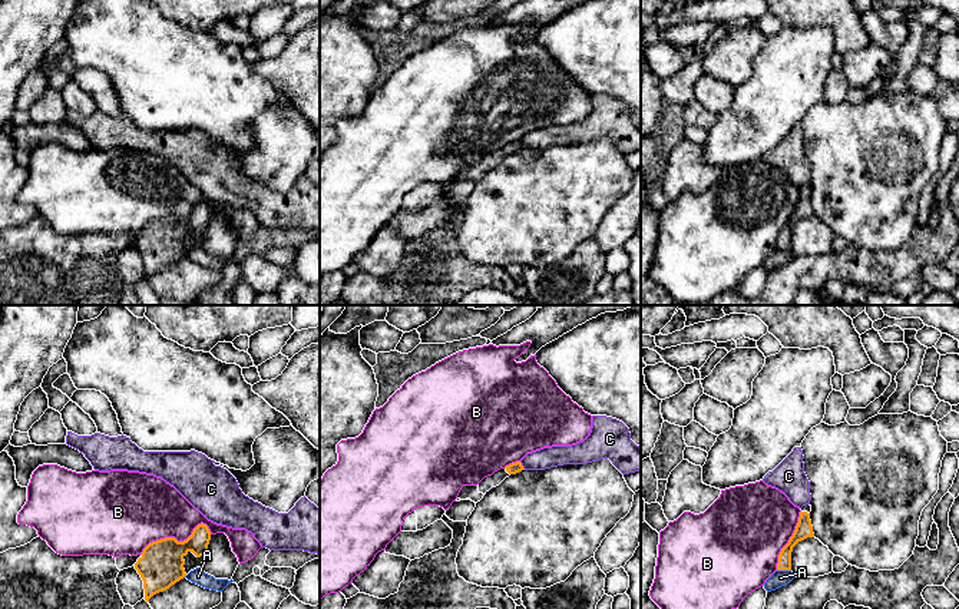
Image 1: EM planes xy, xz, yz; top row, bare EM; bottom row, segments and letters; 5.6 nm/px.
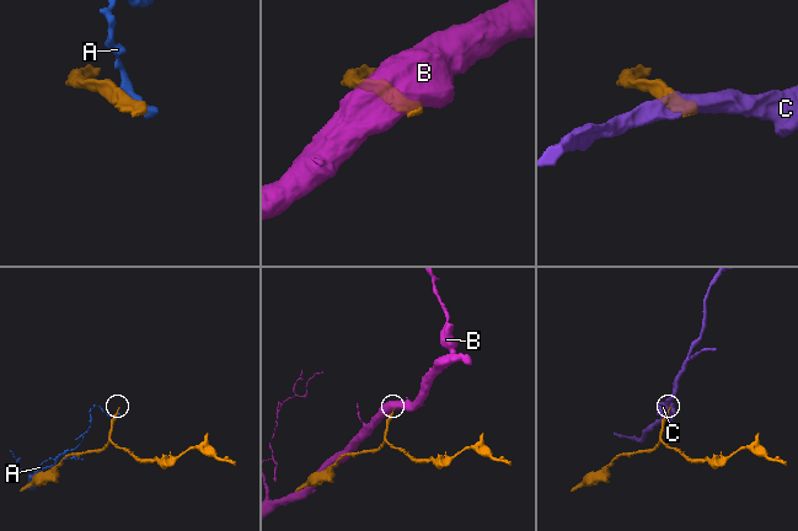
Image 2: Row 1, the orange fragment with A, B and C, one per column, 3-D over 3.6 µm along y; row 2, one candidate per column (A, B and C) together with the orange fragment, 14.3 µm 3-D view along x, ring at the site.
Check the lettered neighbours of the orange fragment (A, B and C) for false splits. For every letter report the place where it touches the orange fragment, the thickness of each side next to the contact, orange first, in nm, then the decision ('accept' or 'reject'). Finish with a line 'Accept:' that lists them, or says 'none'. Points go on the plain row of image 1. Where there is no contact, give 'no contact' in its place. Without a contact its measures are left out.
A: contact yz (784, 248); calibres 90 and 90 nm; reject
B: contact xy (177, 219); calibres 240 and 380 nm; reject
C: contact xz (522, 145); calibres 60 and 120 nm; reject
Accept: none

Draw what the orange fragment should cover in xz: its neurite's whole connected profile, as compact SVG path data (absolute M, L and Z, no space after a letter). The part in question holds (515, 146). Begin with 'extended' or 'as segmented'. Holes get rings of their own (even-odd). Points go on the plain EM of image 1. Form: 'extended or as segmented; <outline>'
extended; M520 140L512 142L506 145L505 148L500 148L495 150L492 155L485 156L479 162L479 172L486 173L492 166L499 165L506 156L510 153L516 153L519 150L525 149Z

